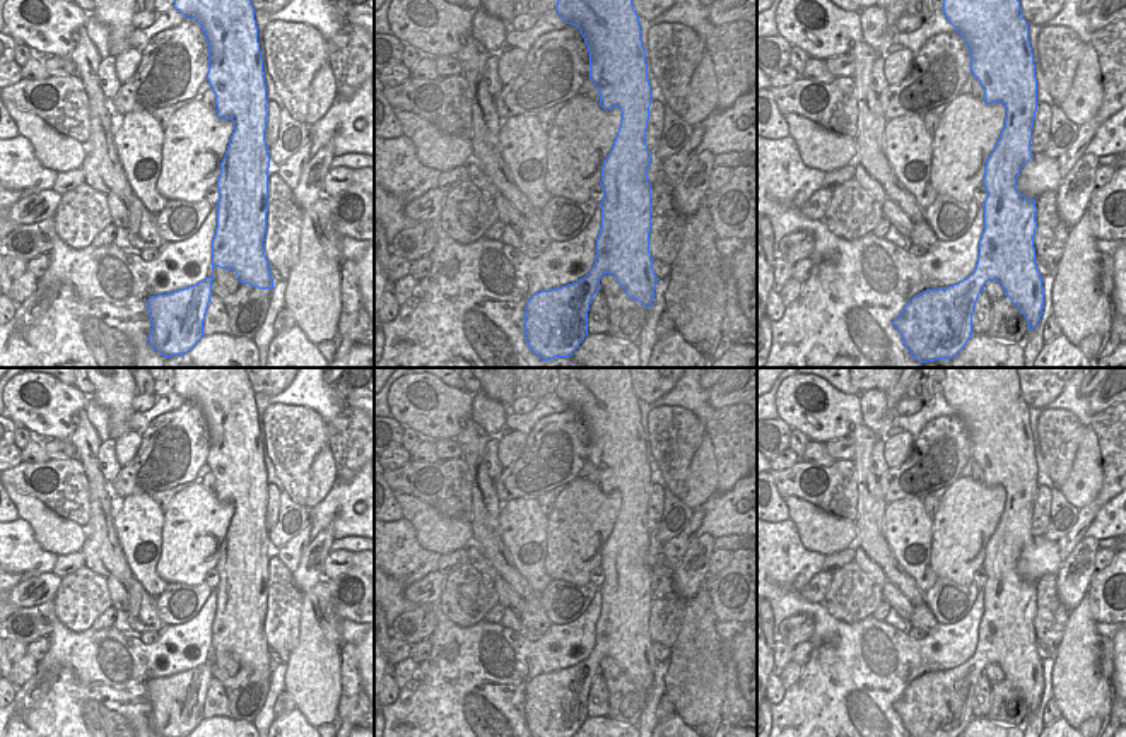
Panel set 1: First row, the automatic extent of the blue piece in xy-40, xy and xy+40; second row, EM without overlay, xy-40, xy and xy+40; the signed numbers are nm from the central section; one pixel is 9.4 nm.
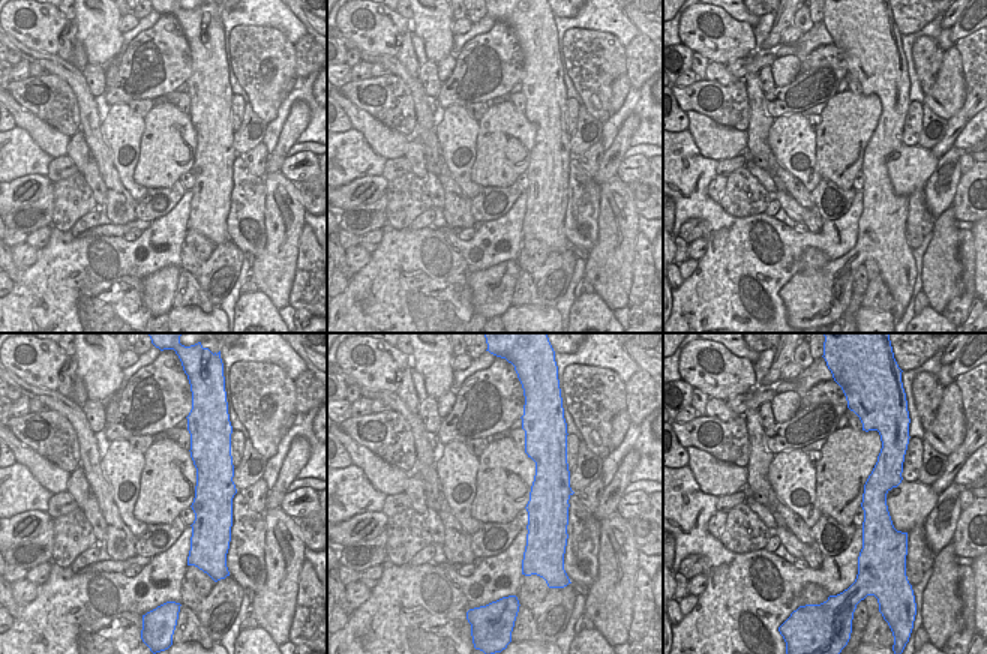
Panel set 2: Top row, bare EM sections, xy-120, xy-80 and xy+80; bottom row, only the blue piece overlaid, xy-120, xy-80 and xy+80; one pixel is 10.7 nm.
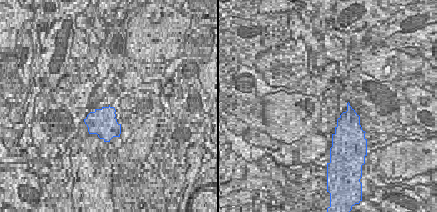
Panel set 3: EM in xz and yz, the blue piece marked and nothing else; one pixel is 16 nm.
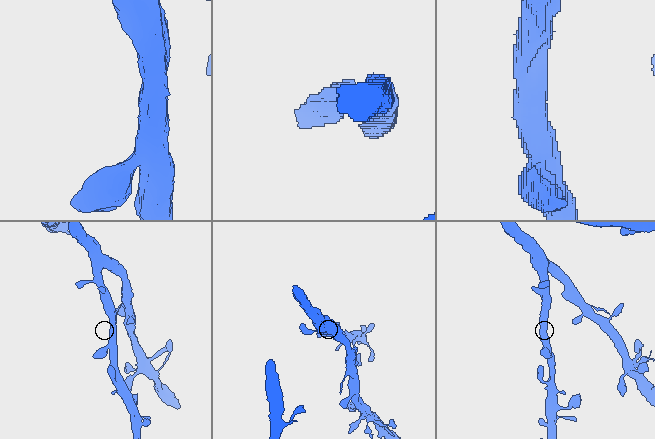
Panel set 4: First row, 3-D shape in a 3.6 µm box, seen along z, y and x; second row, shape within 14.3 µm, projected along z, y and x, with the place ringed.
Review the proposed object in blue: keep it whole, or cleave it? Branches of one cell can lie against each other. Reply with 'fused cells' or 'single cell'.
fused cells

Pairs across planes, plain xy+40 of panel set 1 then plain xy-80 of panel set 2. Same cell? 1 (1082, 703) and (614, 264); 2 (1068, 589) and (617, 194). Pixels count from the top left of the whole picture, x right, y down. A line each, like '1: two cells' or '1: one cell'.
1: one cell
2: two cells

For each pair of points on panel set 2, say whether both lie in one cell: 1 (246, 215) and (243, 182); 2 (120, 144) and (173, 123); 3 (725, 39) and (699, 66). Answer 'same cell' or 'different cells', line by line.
1: same cell
2: different cells
3: different cells

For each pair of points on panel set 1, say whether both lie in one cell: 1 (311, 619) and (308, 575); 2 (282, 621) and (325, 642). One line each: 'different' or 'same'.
1: different
2: different

